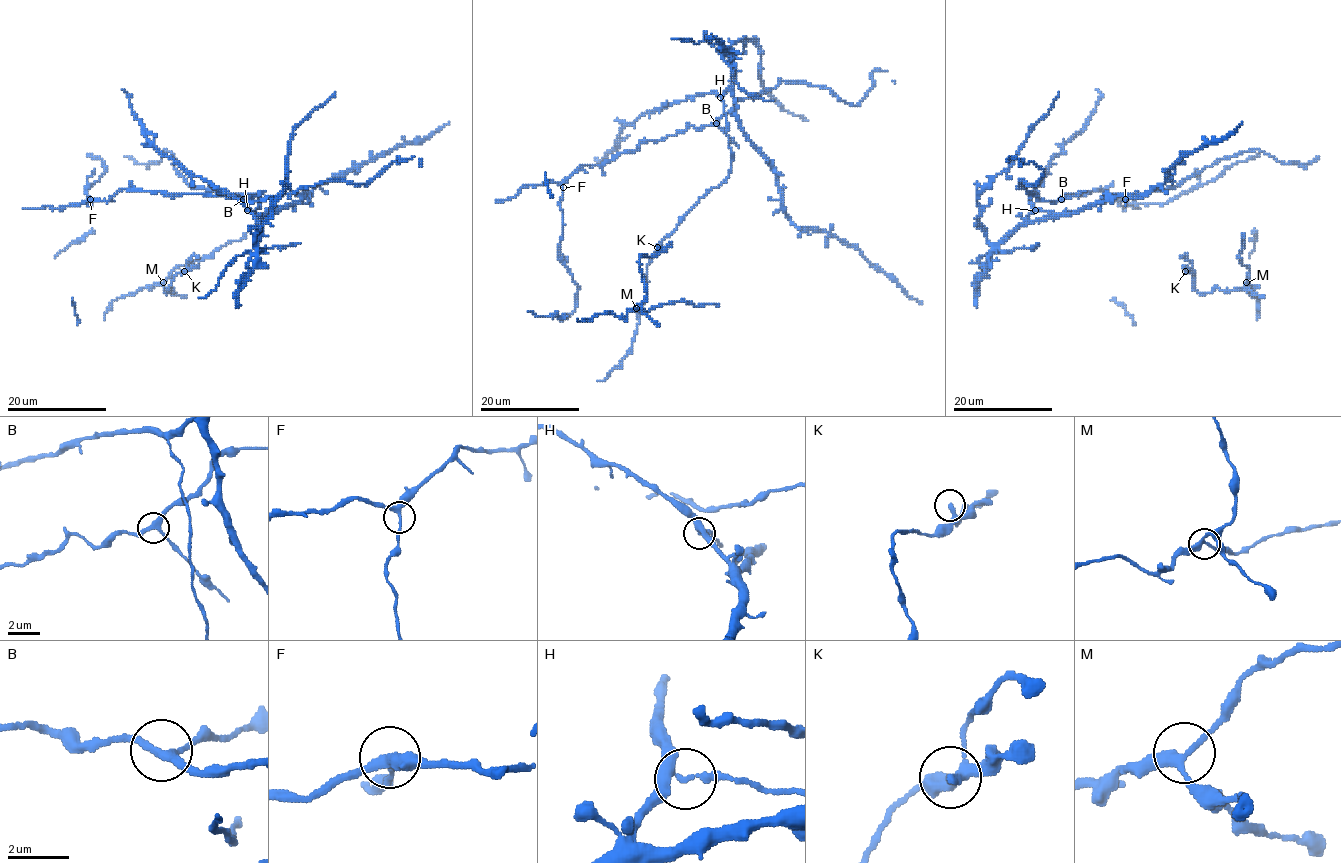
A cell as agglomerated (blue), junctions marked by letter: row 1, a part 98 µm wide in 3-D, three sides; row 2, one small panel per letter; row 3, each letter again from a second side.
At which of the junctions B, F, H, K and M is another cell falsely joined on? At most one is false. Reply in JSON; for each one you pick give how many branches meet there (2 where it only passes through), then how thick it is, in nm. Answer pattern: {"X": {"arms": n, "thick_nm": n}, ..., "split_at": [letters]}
{"H": {"arms": 3, "thick_nm": 260}, "split_at": ["H"]}

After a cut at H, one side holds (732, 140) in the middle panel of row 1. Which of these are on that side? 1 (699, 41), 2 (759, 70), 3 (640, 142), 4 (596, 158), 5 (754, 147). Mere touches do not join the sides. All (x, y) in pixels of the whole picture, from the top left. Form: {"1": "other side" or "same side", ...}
{"1": "same side", "2": "other side", "3": "same side", "4": "other side", "5": "other side"}

